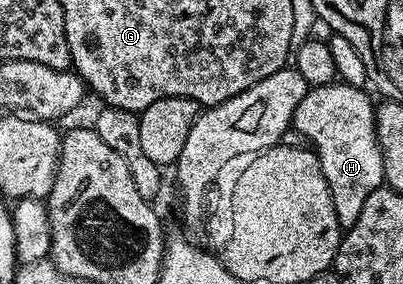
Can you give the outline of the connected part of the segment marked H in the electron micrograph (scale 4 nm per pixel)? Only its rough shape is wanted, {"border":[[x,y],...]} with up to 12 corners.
{"border":[[335,80],[293,113],[342,228],[385,182],[375,102]]}

